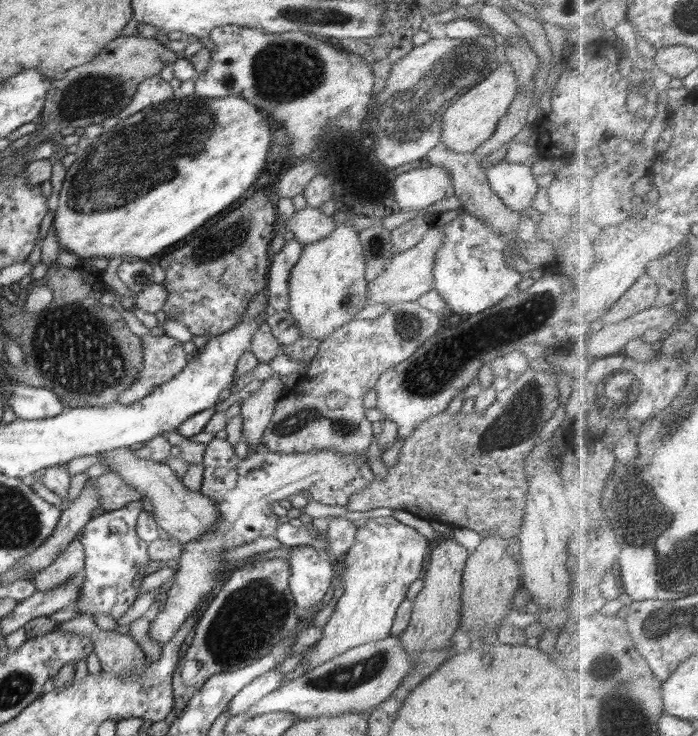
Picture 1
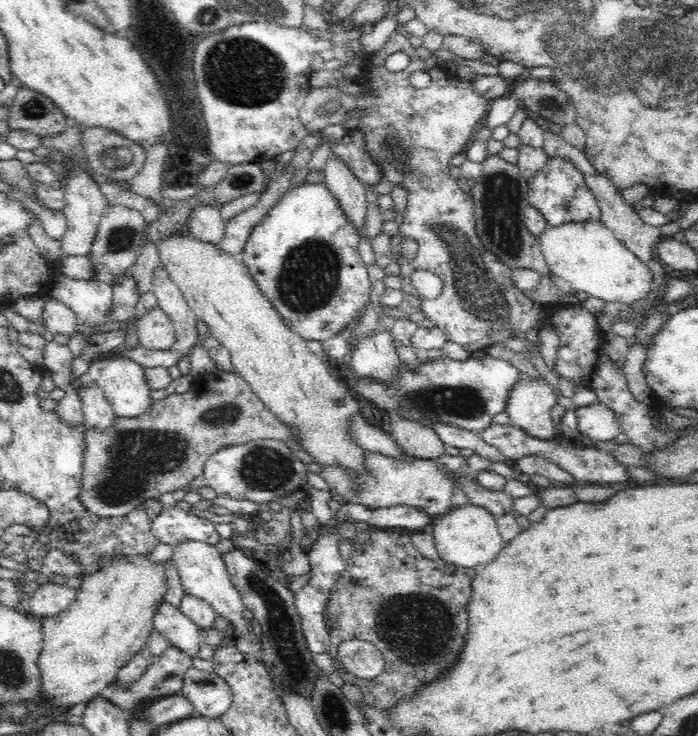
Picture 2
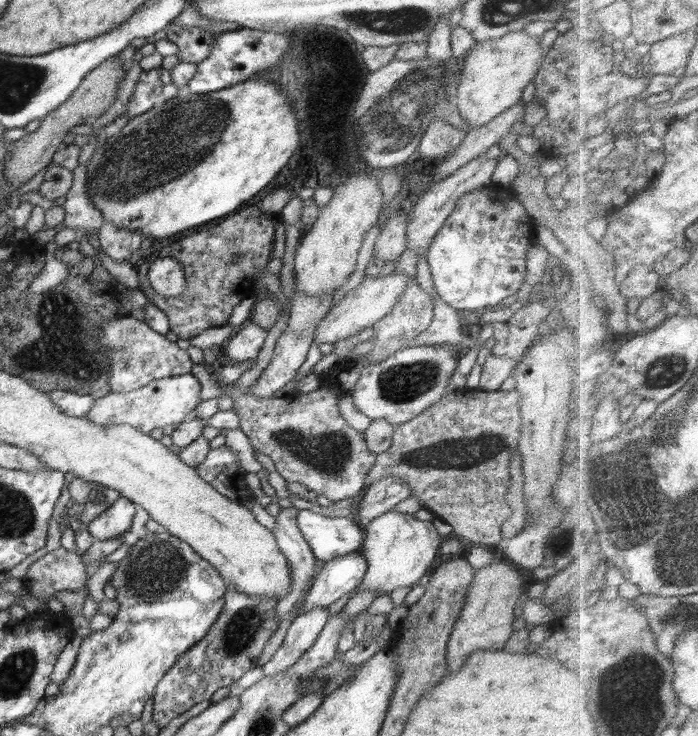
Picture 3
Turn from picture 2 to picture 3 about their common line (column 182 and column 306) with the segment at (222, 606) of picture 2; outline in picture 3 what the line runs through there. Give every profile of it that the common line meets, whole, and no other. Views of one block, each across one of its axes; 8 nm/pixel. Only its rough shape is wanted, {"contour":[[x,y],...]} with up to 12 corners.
{"contour":[[296,507],[275,517],[278,549],[288,559],[292,590],[274,616],[288,619],[316,574],[316,558],[297,525]]}

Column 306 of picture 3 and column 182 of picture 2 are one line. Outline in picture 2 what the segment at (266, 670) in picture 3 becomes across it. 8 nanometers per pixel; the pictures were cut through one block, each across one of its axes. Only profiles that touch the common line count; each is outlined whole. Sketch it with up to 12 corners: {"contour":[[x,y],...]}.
{"contour":[[170,602],[158,604],[154,628],[192,658],[198,626]]}

